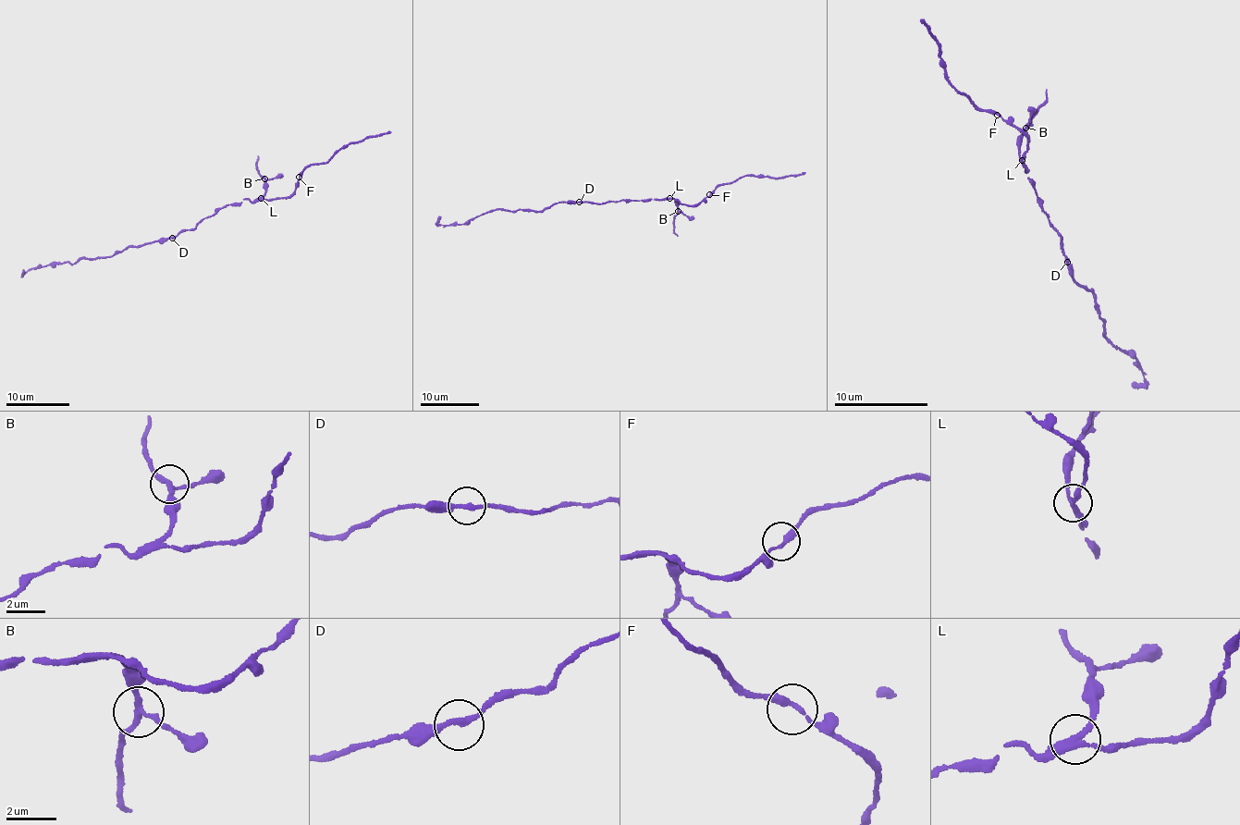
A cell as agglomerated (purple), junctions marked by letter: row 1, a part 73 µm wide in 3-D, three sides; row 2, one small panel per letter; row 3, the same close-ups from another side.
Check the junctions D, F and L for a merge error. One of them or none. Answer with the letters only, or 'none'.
L

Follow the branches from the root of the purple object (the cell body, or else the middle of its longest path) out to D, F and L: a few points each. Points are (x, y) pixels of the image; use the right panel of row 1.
D: (1042, 209), (1062, 239), (1067, 262)
F: (1042, 209), (1021, 161), (1028, 138), (1012, 124), (997, 115)
L: (1042, 209), (1022, 161)

